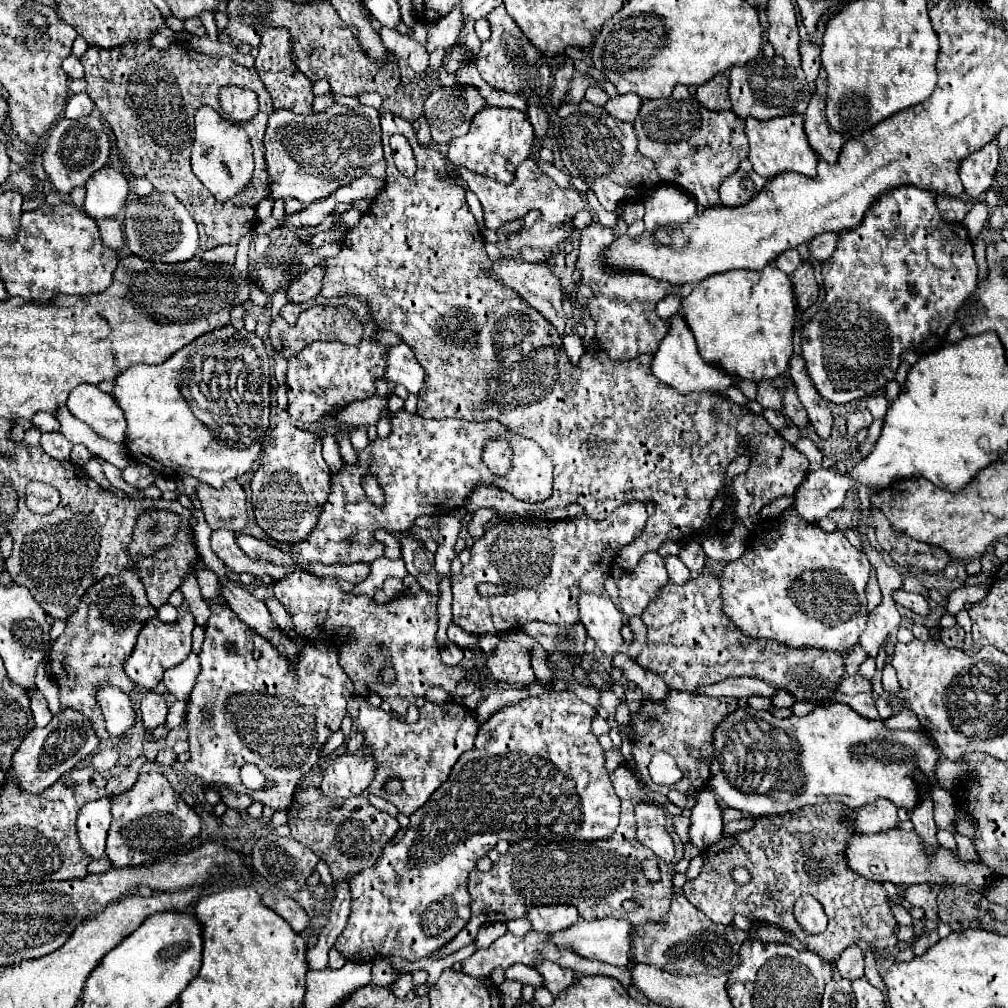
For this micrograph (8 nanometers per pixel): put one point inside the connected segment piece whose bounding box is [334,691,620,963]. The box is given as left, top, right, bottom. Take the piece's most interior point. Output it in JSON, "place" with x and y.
{"place":[537,771]}

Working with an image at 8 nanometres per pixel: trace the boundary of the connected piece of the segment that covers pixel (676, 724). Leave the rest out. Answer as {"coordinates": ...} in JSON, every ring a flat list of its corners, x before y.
{"coordinates":[[670,691,668,697,662,703,644,701,640,711,632,717,632,731,634,731,632,753,634,753,634,759,636,759,636,769,640,773,640,779,644,779,644,783,652,791,662,791,664,793,664,789,654,785,654,781,650,779,648,763,650,763,650,759,652,759,652,755,656,751,666,751,666,753,670,753,674,757,678,769,684,773,684,777,676,785,672,785,672,789,676,789,680,793,700,791,710,779,710,767,706,763,700,763,700,761,692,759,688,755,686,747,694,747,702,755,712,757,712,751,714,751,712,733,714,733,716,725,732,709,734,709,734,699,712,699,712,697,694,695,694,693,686,693,686,691]]}

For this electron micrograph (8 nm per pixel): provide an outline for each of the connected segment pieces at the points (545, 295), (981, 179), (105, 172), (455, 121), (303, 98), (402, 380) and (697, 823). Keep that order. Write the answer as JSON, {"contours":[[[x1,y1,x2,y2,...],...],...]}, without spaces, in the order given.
{"contours":[[[504,257,500,263,494,263,492,277,496,281,512,287,518,295,522,295,530,307,534,307,538,313,542,313,542,317,546,317,546,321,550,321,560,335,564,335,566,313,562,309,562,285,560,285,558,277,550,271,548,265,544,265,544,263,536,265,536,263,518,261,514,257]],[[990,141,986,147,982,147,978,153,970,153,960,163,960,179,964,183,966,195,972,199,980,199,994,177,994,171,998,167,998,141]],[[104,167,86,181,86,213,100,221,122,211,128,197,128,179,120,169]],[[438,87,424,101,424,117,428,121,432,141,448,143,454,137,468,133,472,117,486,103,476,87]],[[266,29,262,33,262,43,260,43,260,51,256,57,256,69,258,69,258,77,262,77,262,83,266,85,272,103,276,109,290,109,294,113,304,113,310,115,312,113,312,81,308,81,308,77,304,77,296,65,290,61,290,53,292,53,292,41,286,29]],[[402,343,398,347,390,347,386,363,388,363,386,377,390,381,404,385,414,395,420,393,420,389,424,385,424,379,426,379,426,371,416,361,412,349,406,343]],[[702,789,698,793,698,803,690,815,690,843,696,849,706,851,722,837,722,811,716,805,716,795,714,791]]]}

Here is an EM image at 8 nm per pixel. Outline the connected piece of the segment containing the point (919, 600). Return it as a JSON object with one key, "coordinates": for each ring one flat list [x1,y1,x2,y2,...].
{"coordinates":[[898,589,898,591,892,593,892,597,894,597,894,601,896,601,898,605,908,607,910,611,914,611,914,613,920,615,920,617,928,617,928,613,930,613,928,601,926,601,920,593,906,593,906,591]]}

